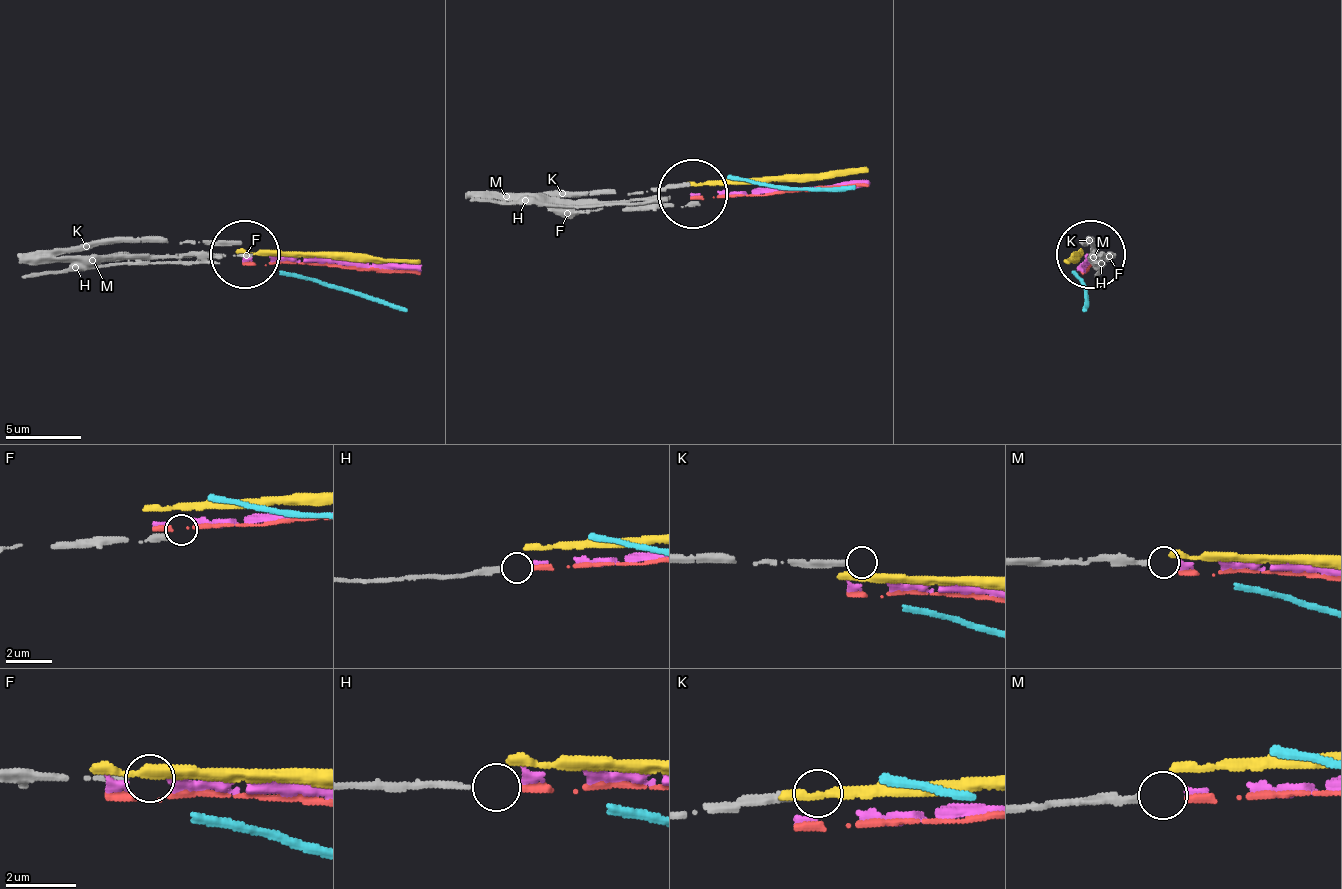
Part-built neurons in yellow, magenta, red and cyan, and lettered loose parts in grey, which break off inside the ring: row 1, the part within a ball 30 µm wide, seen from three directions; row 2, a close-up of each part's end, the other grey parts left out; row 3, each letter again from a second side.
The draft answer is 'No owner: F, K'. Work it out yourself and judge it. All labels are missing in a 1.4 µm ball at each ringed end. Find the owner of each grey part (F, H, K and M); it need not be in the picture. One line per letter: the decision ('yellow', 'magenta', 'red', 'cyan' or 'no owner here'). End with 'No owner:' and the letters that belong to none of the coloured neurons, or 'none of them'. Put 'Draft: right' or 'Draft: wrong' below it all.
F: no owner here
H: red
K: no owner here
M: magenta
No owner: F, K
Draft: right

